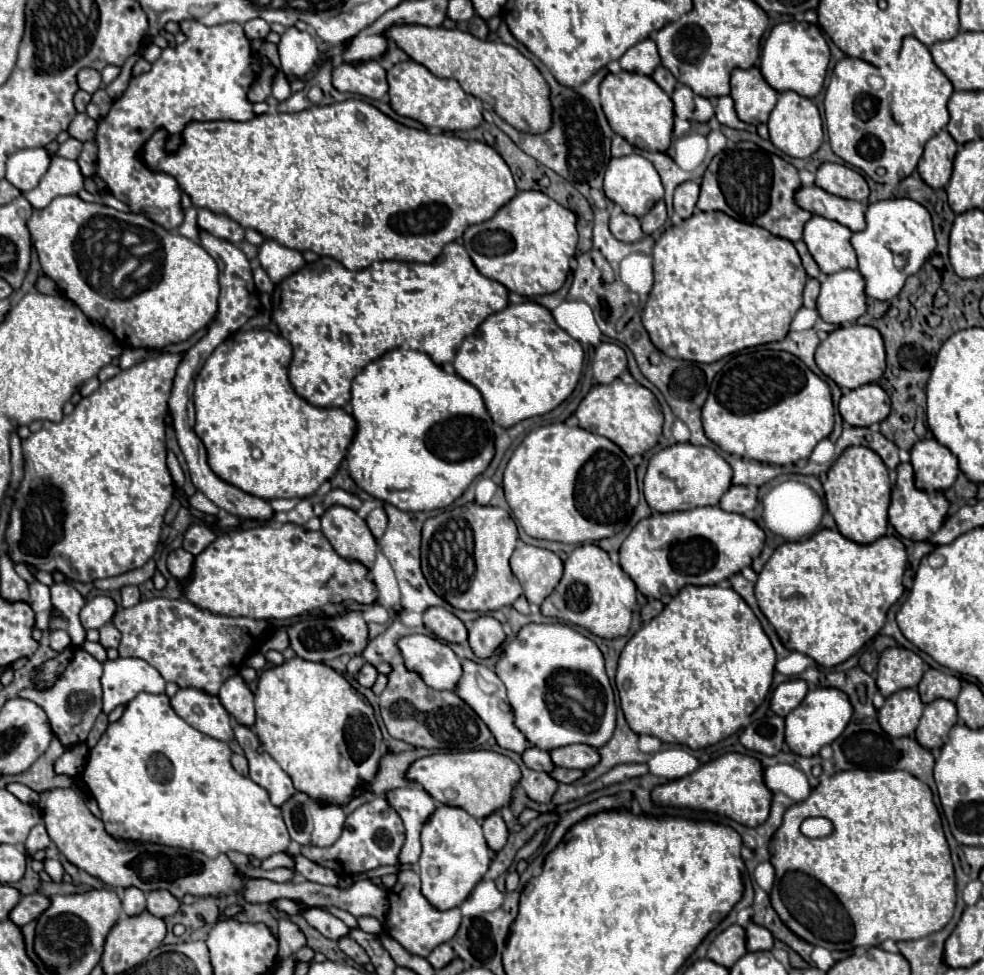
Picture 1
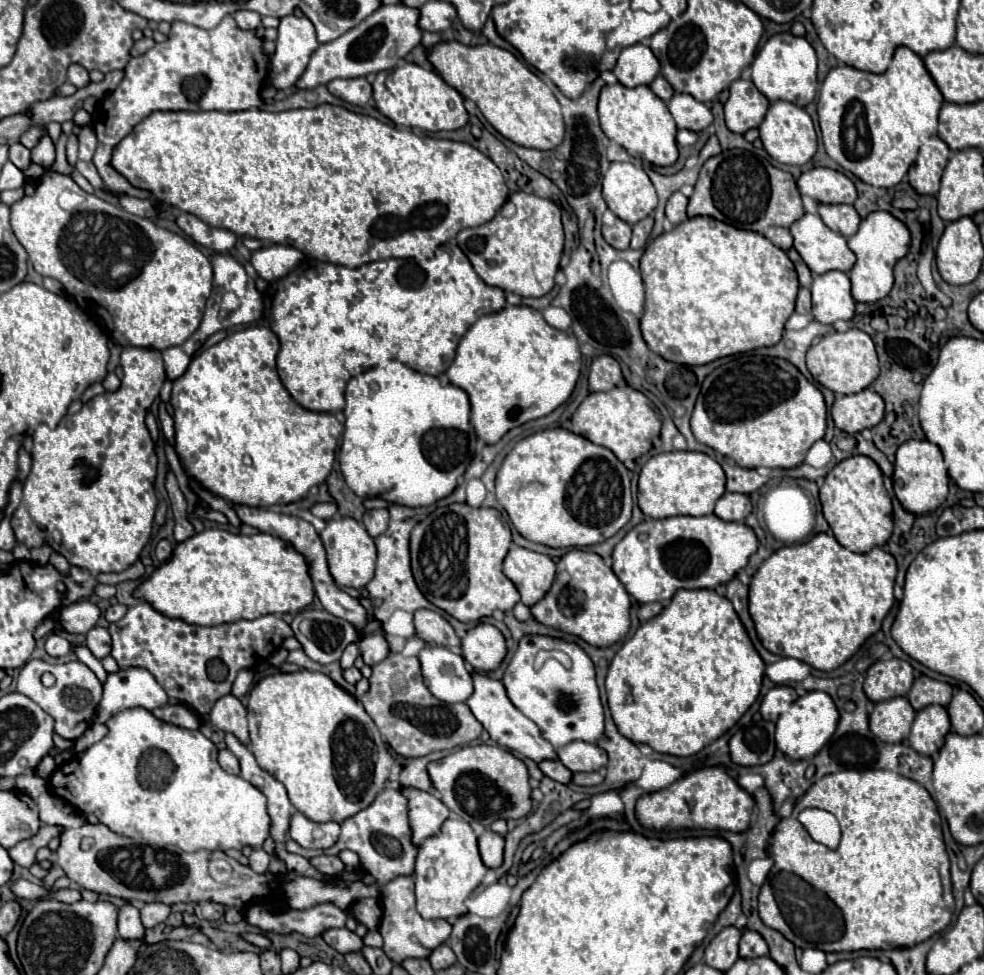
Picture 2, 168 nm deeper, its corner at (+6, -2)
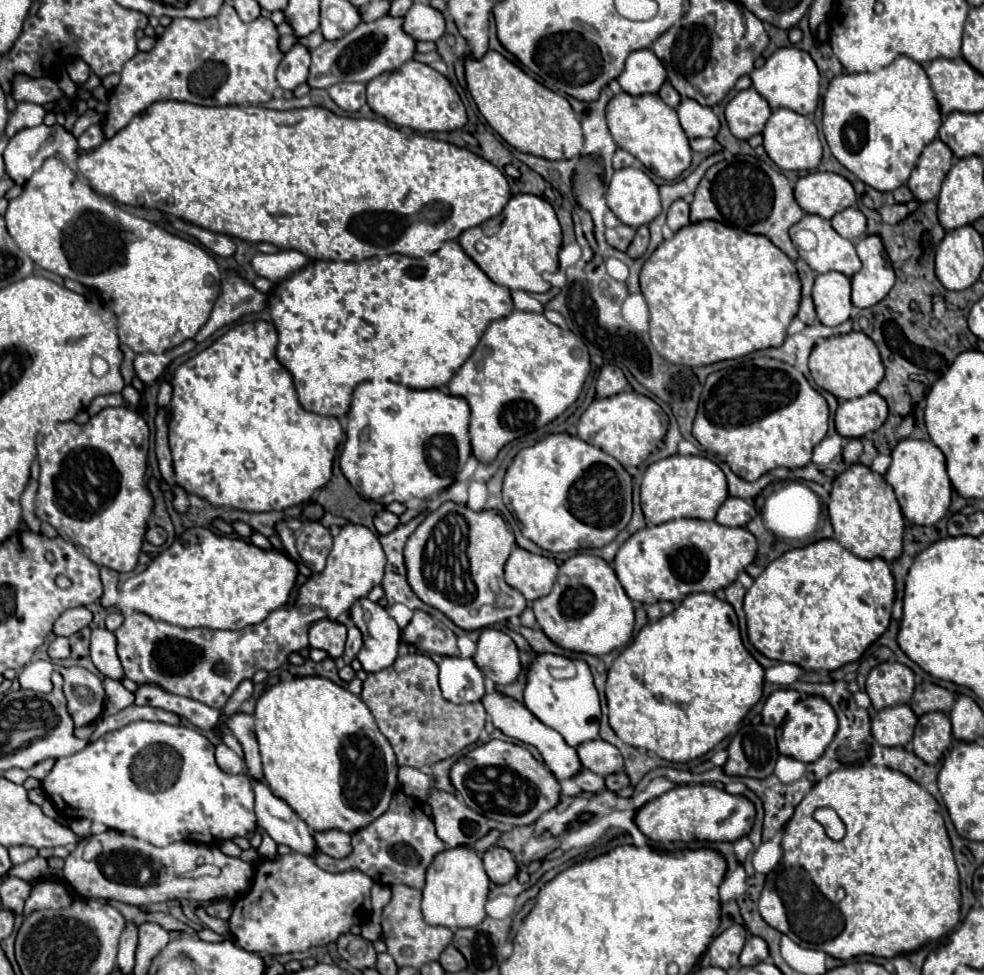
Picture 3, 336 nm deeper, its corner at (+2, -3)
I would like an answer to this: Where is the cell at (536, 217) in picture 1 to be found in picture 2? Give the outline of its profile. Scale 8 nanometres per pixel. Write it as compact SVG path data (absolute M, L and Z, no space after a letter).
M517 191L509 195L491 221L481 227L459 231L457 243L487 285L521 297L543 297L555 287L555 273L559 271L559 259L563 255L565 233L561 211L547 199Z

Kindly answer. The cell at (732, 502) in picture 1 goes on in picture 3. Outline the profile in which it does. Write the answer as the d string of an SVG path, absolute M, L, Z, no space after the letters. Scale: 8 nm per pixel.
M727 498L717 512L715 522L723 526L745 526L751 518L755 518L755 508L741 498Z

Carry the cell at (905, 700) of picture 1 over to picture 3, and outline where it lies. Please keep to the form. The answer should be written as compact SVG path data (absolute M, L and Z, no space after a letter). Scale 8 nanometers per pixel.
M907 704L879 710L871 720L871 734L881 746L905 746L911 742L917 716Z

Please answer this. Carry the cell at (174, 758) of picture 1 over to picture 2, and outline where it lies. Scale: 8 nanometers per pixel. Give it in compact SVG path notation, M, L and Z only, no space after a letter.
M131 707L113 715L107 727L109 733L99 743L61 765L49 781L51 789L81 813L93 813L113 833L131 837L141 845L177 846L183 851L261 849L265 839L269 839L271 817L267 813L267 797L243 777L223 771L217 761L219 749L201 731L165 723L145 707Z

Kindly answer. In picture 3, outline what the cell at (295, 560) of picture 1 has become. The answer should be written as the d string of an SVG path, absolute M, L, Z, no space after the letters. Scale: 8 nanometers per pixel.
M189 528L181 536L177 536L167 550L163 550L157 558L153 558L143 572L127 578L121 584L117 608L143 612L153 620L163 620L181 628L239 630L263 622L269 616L269 612L287 604L289 594L295 586L295 576L297 576L295 562L277 550L267 552L235 536L217 536L209 528Z

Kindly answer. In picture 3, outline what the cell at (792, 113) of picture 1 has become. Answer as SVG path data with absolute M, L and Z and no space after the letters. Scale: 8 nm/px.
M779 108L771 114L765 130L763 130L763 148L767 156L781 168L781 170L813 170L821 162L821 142L817 136L815 124L789 108Z

